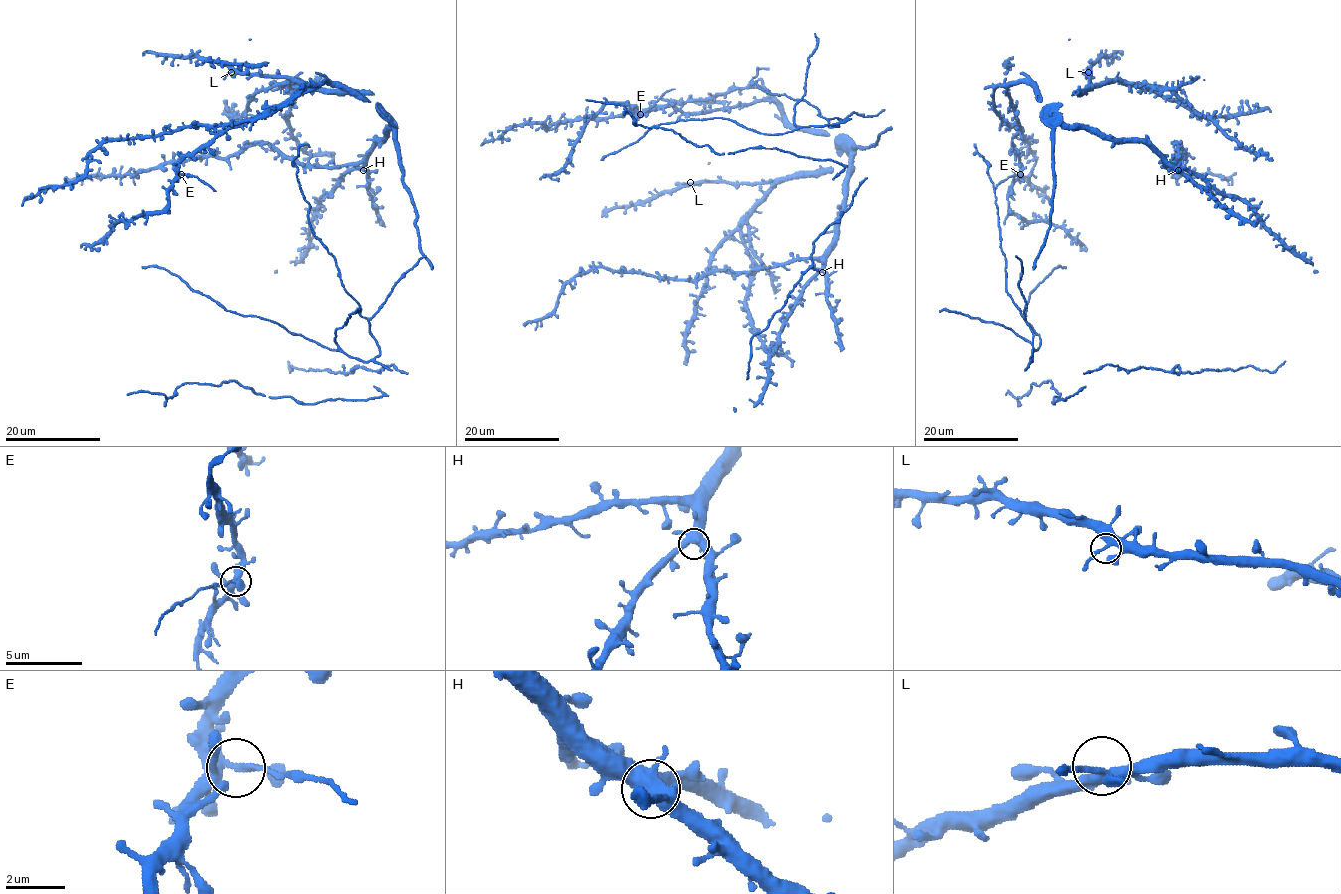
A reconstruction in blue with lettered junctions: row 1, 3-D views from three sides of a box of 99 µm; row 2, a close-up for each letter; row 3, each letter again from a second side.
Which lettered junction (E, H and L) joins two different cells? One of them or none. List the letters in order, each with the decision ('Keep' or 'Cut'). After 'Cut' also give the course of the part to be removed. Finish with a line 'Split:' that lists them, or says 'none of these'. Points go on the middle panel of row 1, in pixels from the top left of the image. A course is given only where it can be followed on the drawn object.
E: Cut. Course of the part to remove: (640, 113), (674, 88)
H: Keep
L: Keep
Split: E

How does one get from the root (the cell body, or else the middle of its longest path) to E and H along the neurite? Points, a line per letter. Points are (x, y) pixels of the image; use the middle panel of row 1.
E: (873, 145), (849, 147), (828, 134), (795, 126), (769, 100), (704, 112), (666, 106), (636, 116), (640, 113)
H: (873, 145), (857, 147), (854, 150), (848, 189), (841, 210), (838, 239), (822, 272)

